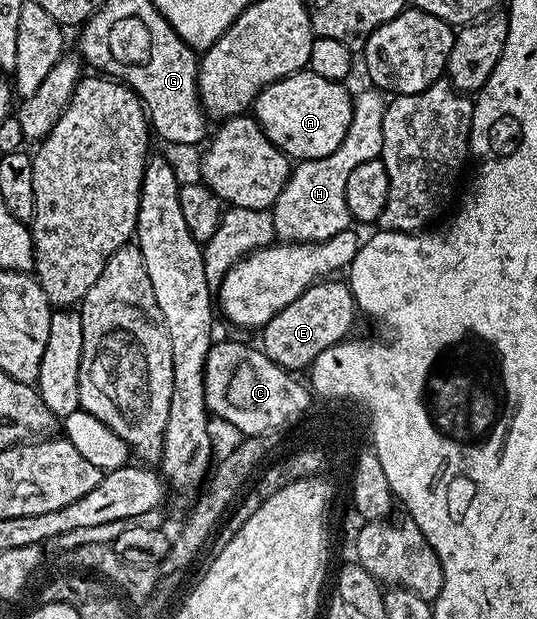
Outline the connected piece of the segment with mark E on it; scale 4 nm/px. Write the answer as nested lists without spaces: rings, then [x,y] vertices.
[[[324,278],[317,284],[310,284],[301,298],[293,298],[293,302],[285,306],[285,310],[269,318],[269,322],[261,329],[261,347],[264,354],[282,368],[307,370],[317,354],[321,354],[321,350],[329,350],[335,344],[348,339],[350,332],[347,331],[355,316],[357,317],[357,305],[350,283],[343,281],[342,284],[339,278]]]

